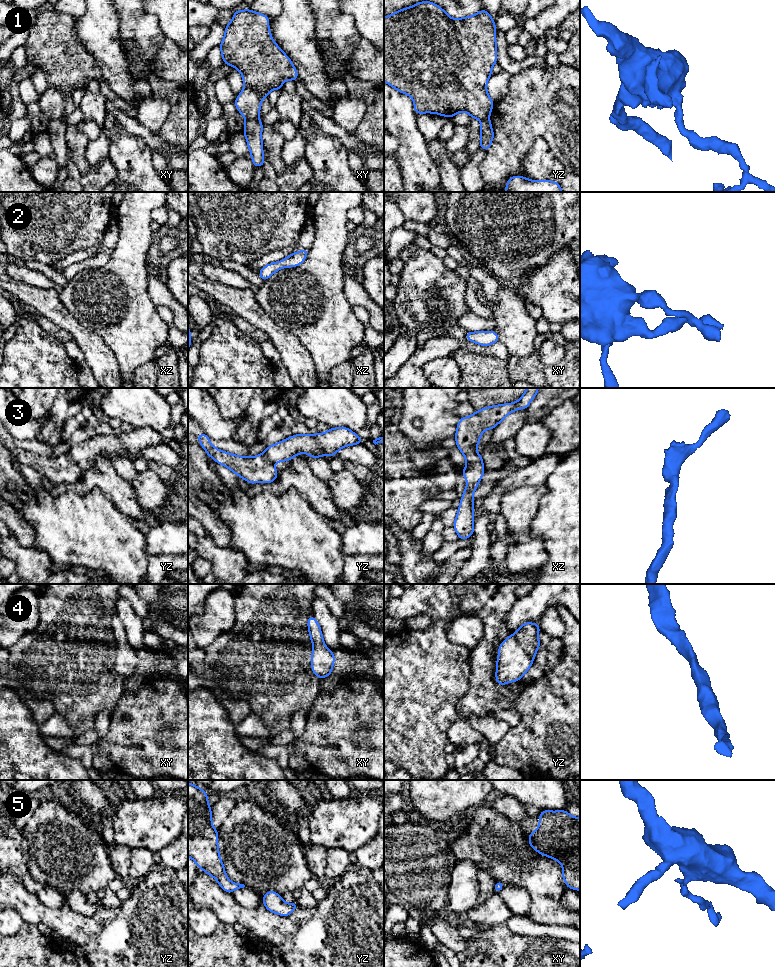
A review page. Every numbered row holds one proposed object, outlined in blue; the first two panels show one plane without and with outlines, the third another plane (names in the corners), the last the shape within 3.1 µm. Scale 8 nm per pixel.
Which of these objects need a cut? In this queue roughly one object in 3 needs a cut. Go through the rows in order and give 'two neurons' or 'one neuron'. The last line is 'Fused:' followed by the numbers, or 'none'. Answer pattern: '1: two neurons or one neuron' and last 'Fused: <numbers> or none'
1: two neurons
2: one neuron
3: one neuron
4: one neuron
5: one neuron
Fused: 1

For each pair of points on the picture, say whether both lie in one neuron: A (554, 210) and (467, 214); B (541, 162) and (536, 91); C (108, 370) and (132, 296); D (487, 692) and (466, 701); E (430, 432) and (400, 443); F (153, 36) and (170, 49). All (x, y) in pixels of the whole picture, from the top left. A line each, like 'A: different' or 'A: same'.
A: same
B: different
C: different
D: same
E: different
F: different

